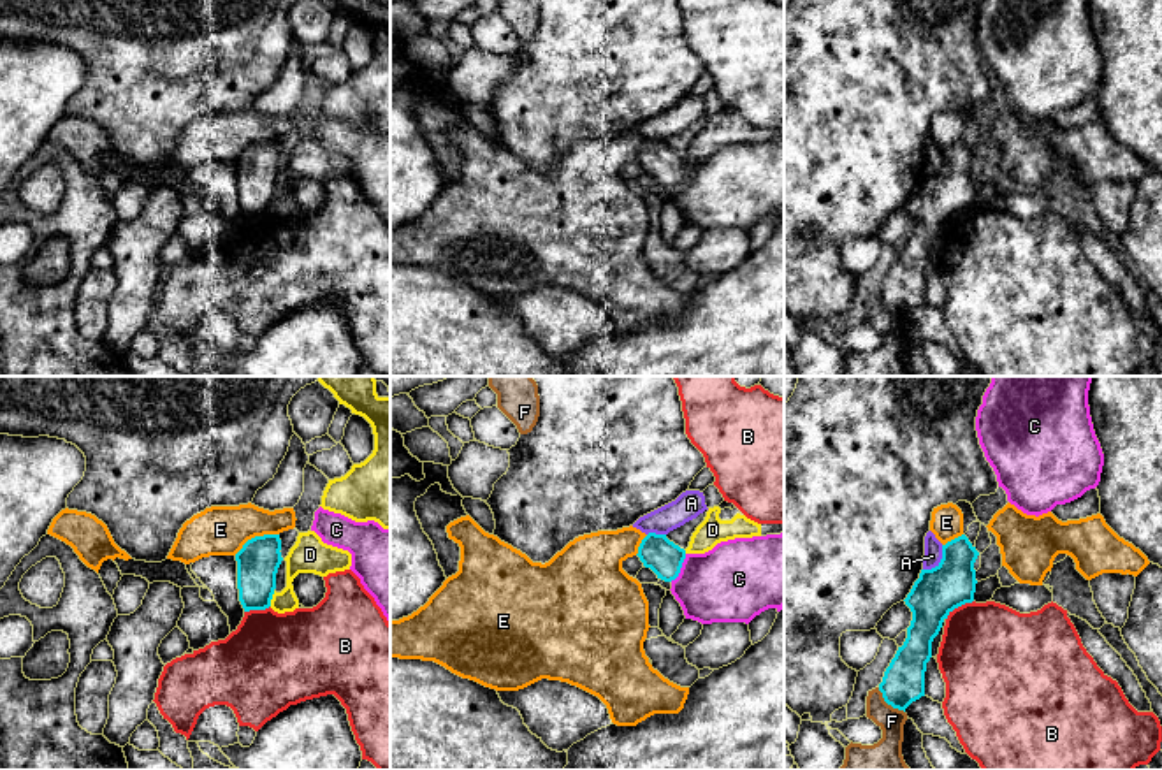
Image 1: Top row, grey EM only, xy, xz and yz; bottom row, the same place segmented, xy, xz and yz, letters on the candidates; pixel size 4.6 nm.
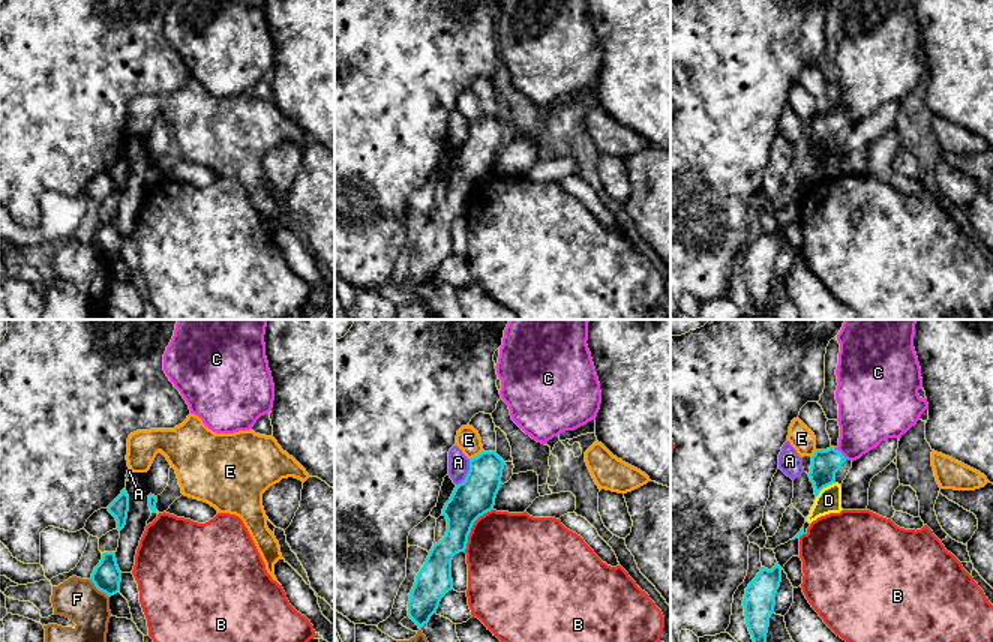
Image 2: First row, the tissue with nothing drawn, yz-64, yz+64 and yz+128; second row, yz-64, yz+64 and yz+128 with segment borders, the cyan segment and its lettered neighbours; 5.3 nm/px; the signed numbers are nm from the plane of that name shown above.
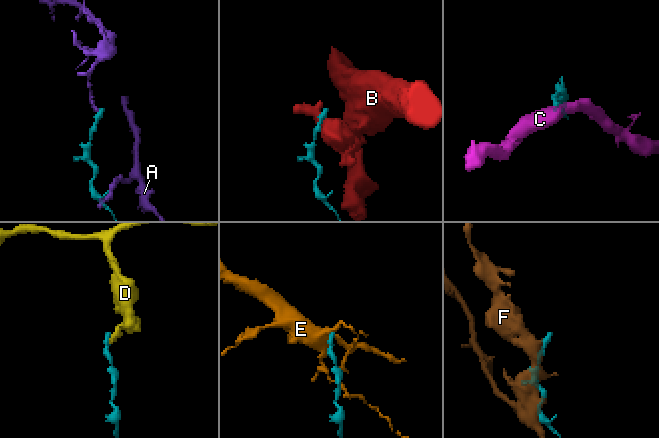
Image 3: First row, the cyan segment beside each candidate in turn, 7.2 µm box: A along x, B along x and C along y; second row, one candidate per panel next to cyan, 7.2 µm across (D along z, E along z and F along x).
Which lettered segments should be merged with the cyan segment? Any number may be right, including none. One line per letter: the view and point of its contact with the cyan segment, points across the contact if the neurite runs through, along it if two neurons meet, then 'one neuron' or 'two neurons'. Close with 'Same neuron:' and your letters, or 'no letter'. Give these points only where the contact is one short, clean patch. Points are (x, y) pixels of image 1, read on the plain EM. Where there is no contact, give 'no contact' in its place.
A: meets cyan in yz at (941, 167); two neurons
B: meets cyan in yz at (958, 211); border along yz (973, 206), (958, 211), (946, 225); two neurons
C: meets cyan in xz at (681, 173); runs through xz (660, 160), (672, 171), (681, 173), (700, 188), (732, 188); one neuron
D: meets cyan in xy at (271, 204); border along xy (275, 197), (269, 211); two neurons
E: meets cyan in xy at (255, 143); border along xy (278, 139), (255, 141), (234, 160); two neurons
F: meets cyan in yz at (888, 310); two neurons
Same neuron: C

